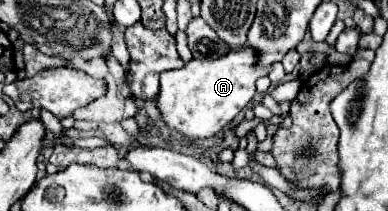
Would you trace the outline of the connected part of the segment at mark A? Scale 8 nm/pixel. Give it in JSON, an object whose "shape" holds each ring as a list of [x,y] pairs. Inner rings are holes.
{"shape":[[[252,46],[238,50],[228,50],[218,60],[190,60],[180,70],[168,70],[160,74],[160,94],[156,106],[162,120],[190,136],[190,138],[210,138],[222,128],[226,128],[234,116],[254,98],[256,80],[268,76],[268,68],[258,68],[258,52]]]}

